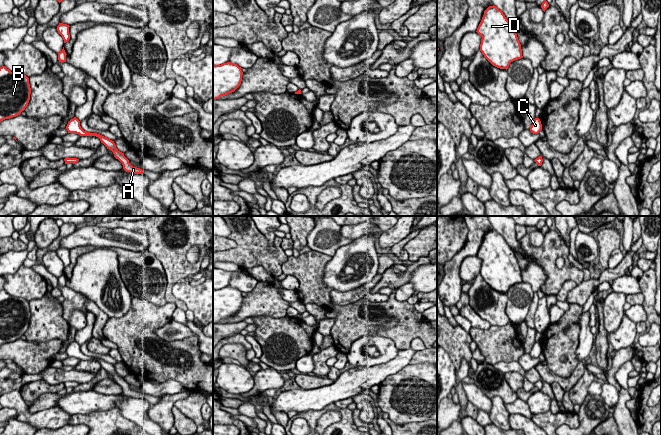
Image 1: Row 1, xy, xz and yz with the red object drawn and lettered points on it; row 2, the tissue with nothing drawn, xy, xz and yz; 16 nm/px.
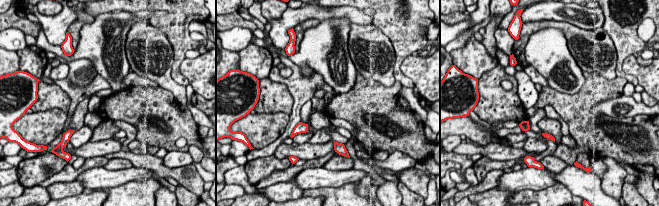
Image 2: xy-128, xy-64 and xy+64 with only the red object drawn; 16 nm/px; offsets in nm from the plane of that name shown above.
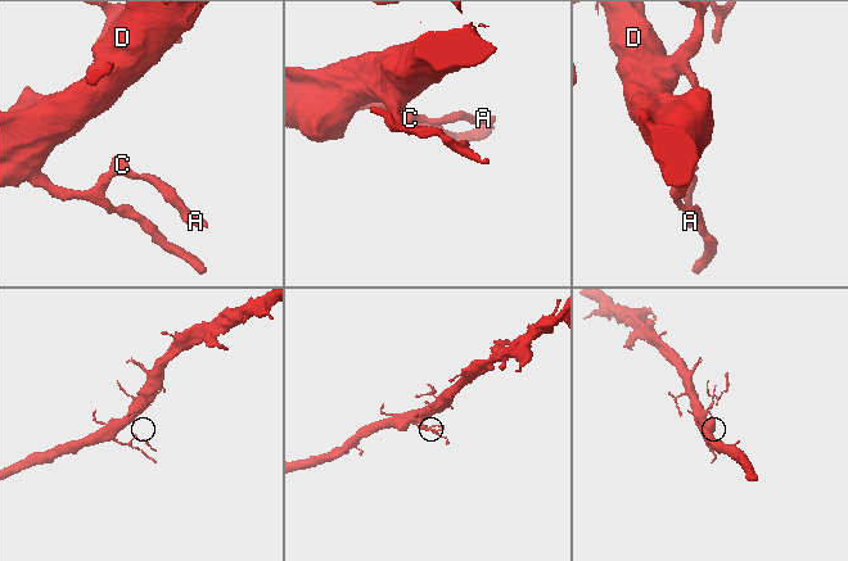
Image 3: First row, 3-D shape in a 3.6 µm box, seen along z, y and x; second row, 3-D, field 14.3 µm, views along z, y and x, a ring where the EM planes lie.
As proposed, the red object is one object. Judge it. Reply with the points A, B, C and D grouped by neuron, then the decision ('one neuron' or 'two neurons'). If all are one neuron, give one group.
groups A B C D; one neuron

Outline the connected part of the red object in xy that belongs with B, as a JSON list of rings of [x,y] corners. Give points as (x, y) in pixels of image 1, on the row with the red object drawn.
[[[0,67],[0,122],[21,114],[30,100],[29,78]]]

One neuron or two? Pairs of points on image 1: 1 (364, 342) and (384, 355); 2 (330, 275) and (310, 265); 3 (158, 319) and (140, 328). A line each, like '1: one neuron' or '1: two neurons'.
1: one neuron
2: two neurons
3: one neuron

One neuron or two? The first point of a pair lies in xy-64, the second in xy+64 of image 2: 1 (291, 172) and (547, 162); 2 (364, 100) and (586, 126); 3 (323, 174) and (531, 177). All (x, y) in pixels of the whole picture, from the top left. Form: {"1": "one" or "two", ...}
{"1": "two", "2": "one", "3": "one"}

